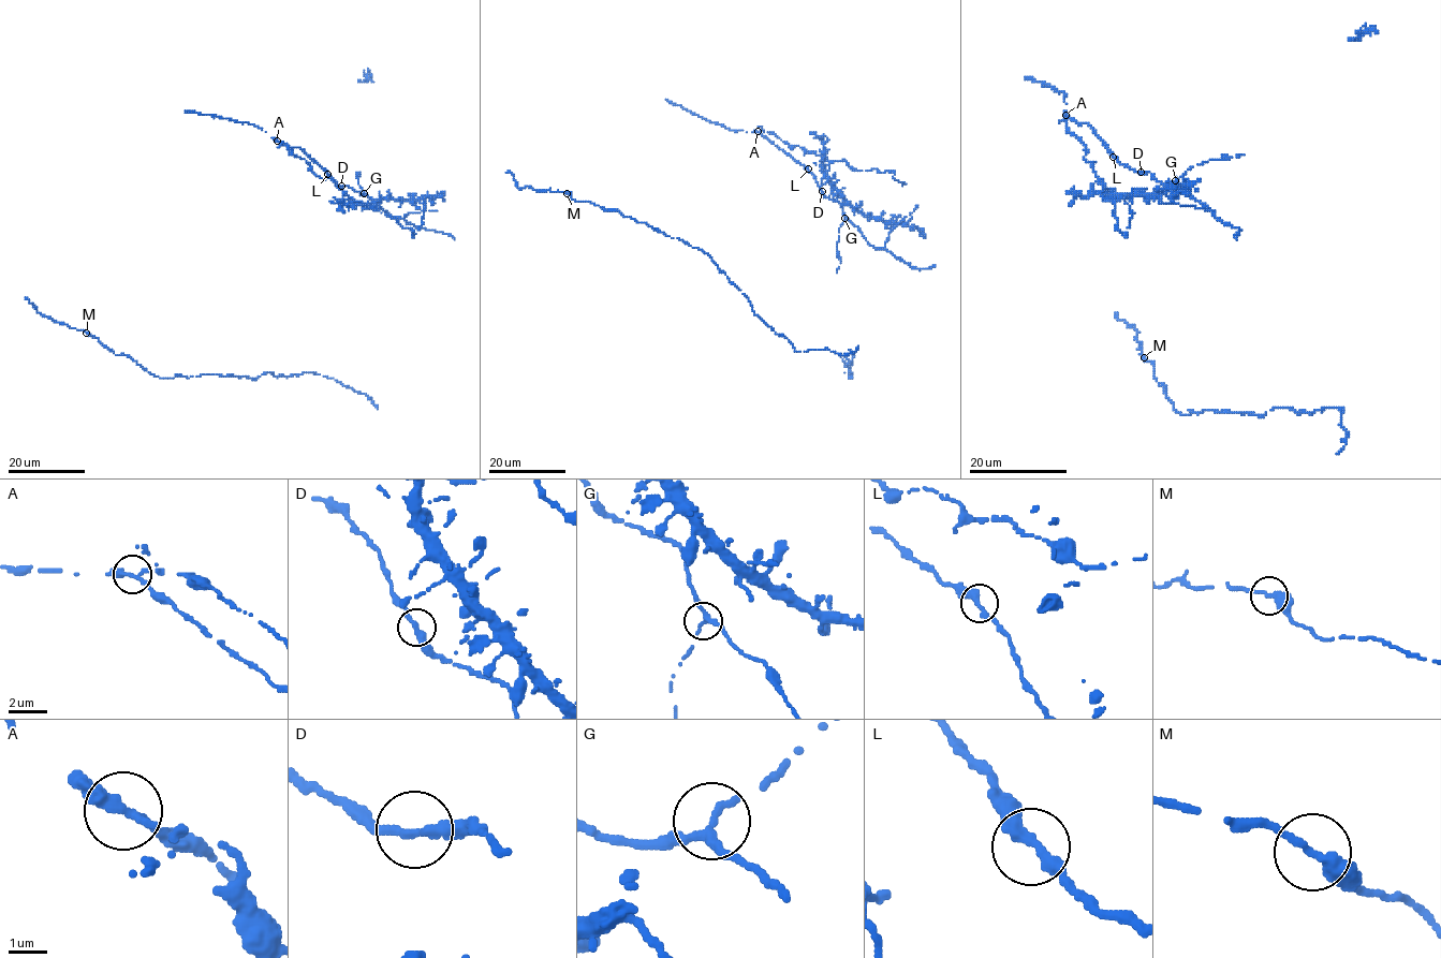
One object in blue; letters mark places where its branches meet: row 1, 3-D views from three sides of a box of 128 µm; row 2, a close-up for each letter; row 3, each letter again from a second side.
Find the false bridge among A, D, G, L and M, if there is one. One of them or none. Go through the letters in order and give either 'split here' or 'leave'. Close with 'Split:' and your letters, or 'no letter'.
A: split here
D: leave
G: leave
L: leave
M: leave
Split: A

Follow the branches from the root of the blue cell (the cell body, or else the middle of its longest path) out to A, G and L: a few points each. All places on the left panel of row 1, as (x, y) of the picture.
A: (392, 217), (369, 196), (348, 186), (339, 186), (299, 148), (289, 148), (277, 141)
G: (392, 217), (364, 193)
L: (392, 217), (369, 196), (348, 186), (339, 186), (327, 174)

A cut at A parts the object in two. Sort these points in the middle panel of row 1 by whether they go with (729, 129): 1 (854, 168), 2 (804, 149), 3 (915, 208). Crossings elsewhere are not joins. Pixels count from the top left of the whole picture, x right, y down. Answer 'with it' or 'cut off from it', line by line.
1: cut off from it
2: cut off from it
3: with it

